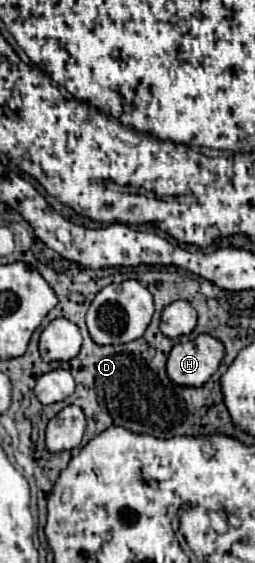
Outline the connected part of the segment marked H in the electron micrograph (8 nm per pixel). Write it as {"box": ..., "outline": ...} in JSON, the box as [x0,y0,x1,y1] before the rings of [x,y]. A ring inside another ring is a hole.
{"box":[167,335,223,387],"outline":[[[199,335],[193,341],[177,343],[167,359],[167,377],[175,385],[183,387],[199,387],[209,381],[223,359],[223,343],[209,337]]]}

